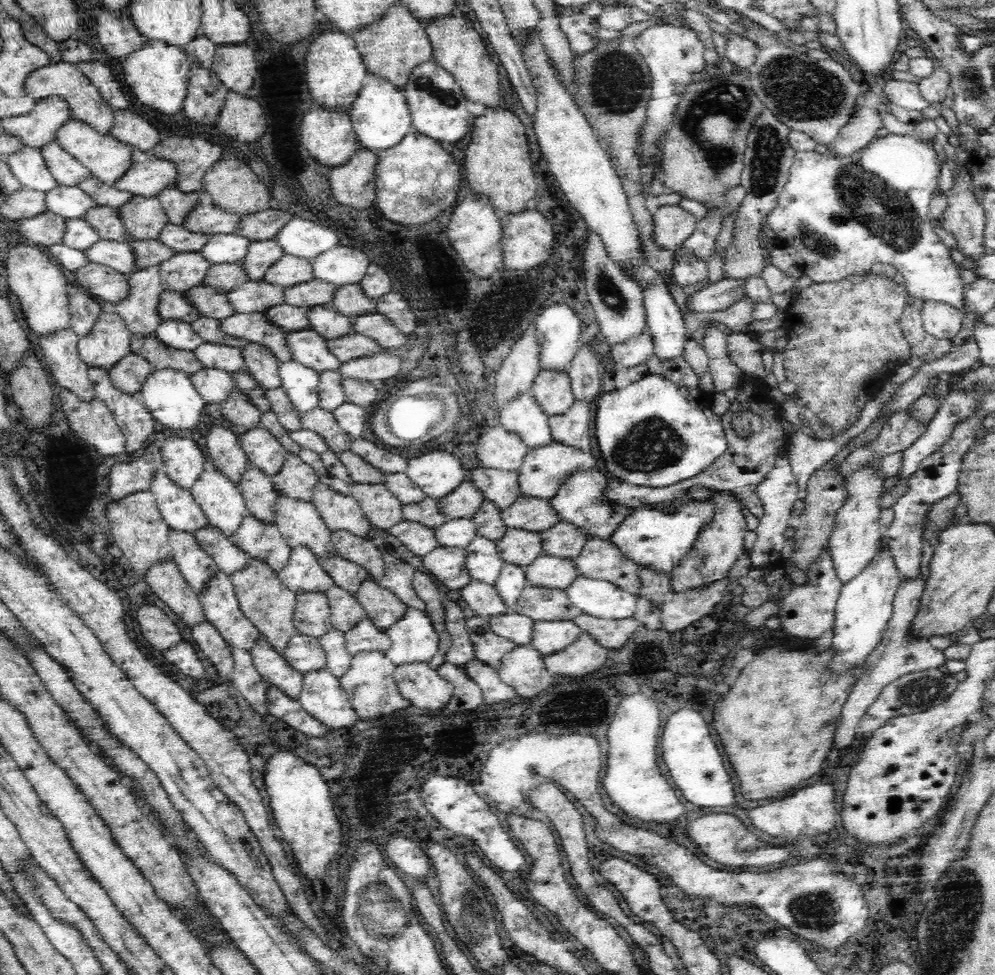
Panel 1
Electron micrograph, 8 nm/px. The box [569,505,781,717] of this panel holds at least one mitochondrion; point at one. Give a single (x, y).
(701, 557)

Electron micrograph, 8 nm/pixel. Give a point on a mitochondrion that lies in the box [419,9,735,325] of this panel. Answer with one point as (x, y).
(616, 80)

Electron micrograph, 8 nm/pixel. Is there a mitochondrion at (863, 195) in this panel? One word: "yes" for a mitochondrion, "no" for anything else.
yes

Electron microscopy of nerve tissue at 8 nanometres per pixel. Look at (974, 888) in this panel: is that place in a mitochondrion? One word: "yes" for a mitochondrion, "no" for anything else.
yes

